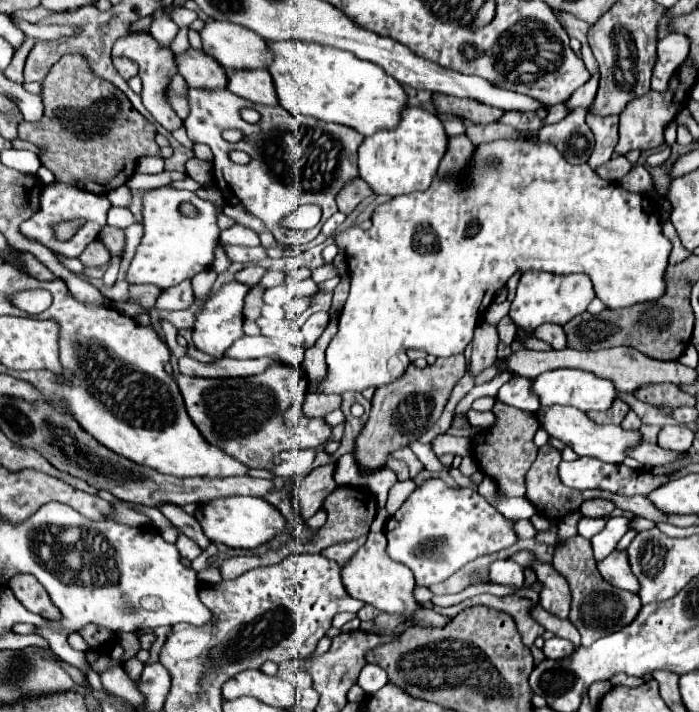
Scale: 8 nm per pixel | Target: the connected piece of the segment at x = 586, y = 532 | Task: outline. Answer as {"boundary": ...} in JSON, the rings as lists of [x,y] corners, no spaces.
{"boundary":[[[583,517],[583,519],[579,521],[579,533],[581,533],[583,537],[591,539],[593,533],[595,533],[595,523],[605,523],[605,519],[587,519],[587,517]]]}

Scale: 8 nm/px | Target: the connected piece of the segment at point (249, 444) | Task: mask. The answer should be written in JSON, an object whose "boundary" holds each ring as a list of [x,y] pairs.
{"boundary":[[[273,365],[265,373],[253,375],[253,377],[245,377],[245,379],[199,379],[199,377],[185,377],[185,375],[177,375],[175,379],[177,379],[181,395],[185,399],[187,413],[189,413],[191,421],[195,423],[195,427],[205,437],[205,441],[209,441],[211,445],[223,449],[225,453],[229,453],[233,459],[241,461],[243,465],[265,469],[269,465],[271,457],[275,457],[277,453],[281,453],[285,449],[311,449],[311,447],[319,447],[331,435],[331,427],[325,425],[323,419],[303,417],[297,427],[293,427],[293,429],[285,427],[283,413],[293,403],[303,401],[305,393],[307,393],[307,379],[305,379],[305,375],[299,369],[291,367],[291,365]]]}

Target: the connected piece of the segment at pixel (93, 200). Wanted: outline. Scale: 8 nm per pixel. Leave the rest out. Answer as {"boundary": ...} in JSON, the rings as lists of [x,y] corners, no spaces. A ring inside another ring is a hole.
{"boundary":[[[47,185],[41,193],[41,207],[39,211],[27,219],[19,231],[23,237],[27,239],[33,239],[41,245],[45,245],[49,251],[57,253],[57,255],[63,255],[63,257],[79,257],[83,253],[83,249],[93,243],[99,235],[99,231],[107,225],[107,211],[109,211],[111,203],[107,199],[107,195],[95,195],[95,193],[89,193],[85,189],[79,189],[79,187],[73,187],[73,185]],[[75,217],[87,217],[87,223],[77,231],[77,235],[65,243],[57,241],[55,235],[53,235],[53,227],[63,221],[63,219],[75,219]]]}

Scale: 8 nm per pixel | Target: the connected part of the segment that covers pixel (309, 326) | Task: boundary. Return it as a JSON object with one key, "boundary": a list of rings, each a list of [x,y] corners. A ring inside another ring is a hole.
{"boundary":[[[325,311],[313,313],[313,315],[307,319],[307,323],[303,325],[303,337],[305,337],[303,349],[309,349],[309,347],[315,345],[315,341],[317,341],[317,339],[321,337],[321,333],[325,331],[327,323],[329,323],[329,315],[327,315]]]}

